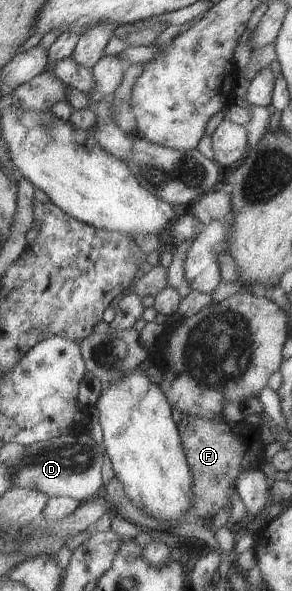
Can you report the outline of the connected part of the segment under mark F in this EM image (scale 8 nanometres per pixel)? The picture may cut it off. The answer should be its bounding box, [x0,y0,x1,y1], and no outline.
[178,416,268,519]

